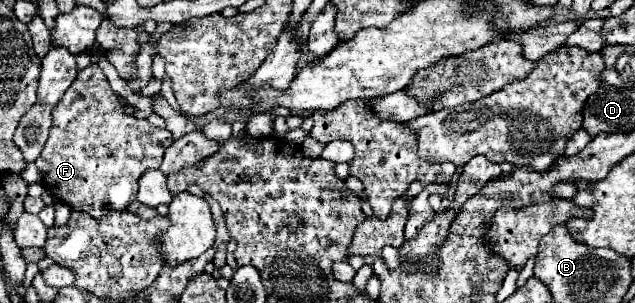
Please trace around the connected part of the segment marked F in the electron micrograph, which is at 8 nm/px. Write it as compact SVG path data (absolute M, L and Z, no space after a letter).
M97 64L83 68L71 88L65 92L63 100L55 106L53 126L49 130L49 140L35 160L35 166L41 170L43 188L57 200L67 204L73 212L85 212L95 220L111 212L123 212L137 198L137 182L143 172L159 168L165 150L171 146L171 132L161 130L149 124L149 120L139 120L133 114L125 112L123 96L111 90L109 80Z

